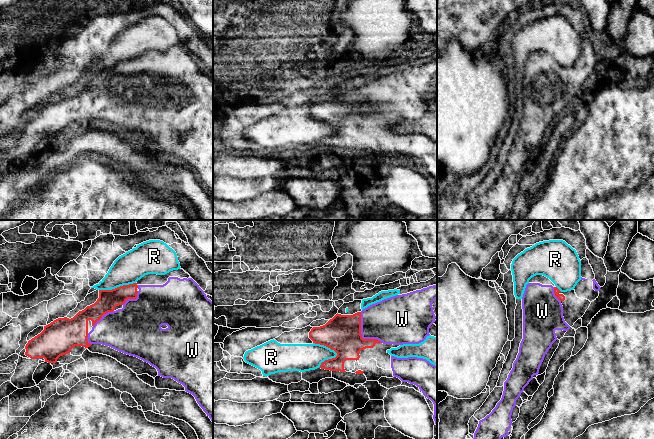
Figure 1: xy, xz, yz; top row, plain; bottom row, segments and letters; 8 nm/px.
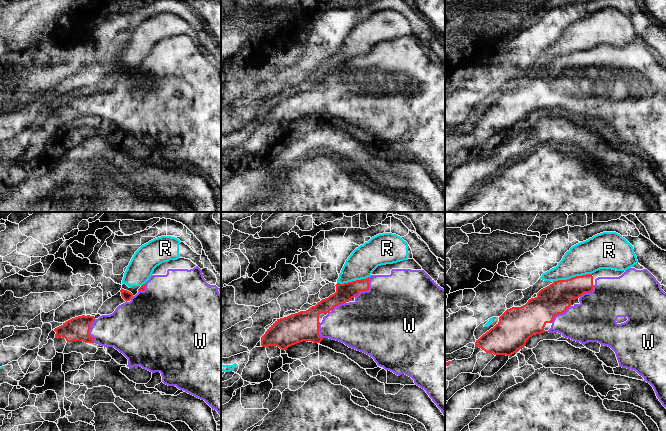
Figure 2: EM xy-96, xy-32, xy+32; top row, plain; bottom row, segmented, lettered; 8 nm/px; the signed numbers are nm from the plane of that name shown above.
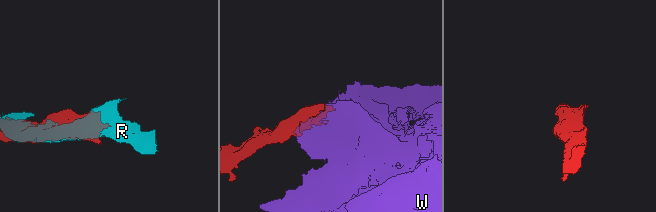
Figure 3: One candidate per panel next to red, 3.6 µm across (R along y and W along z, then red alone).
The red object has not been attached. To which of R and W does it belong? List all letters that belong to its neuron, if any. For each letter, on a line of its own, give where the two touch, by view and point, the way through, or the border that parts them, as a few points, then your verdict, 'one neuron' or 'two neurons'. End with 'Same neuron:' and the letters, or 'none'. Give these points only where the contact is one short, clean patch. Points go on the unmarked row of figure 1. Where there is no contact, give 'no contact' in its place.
R: xz (326, 122) | two neurons
W: xz (361, 111) | one neuron
Same neuron: W

